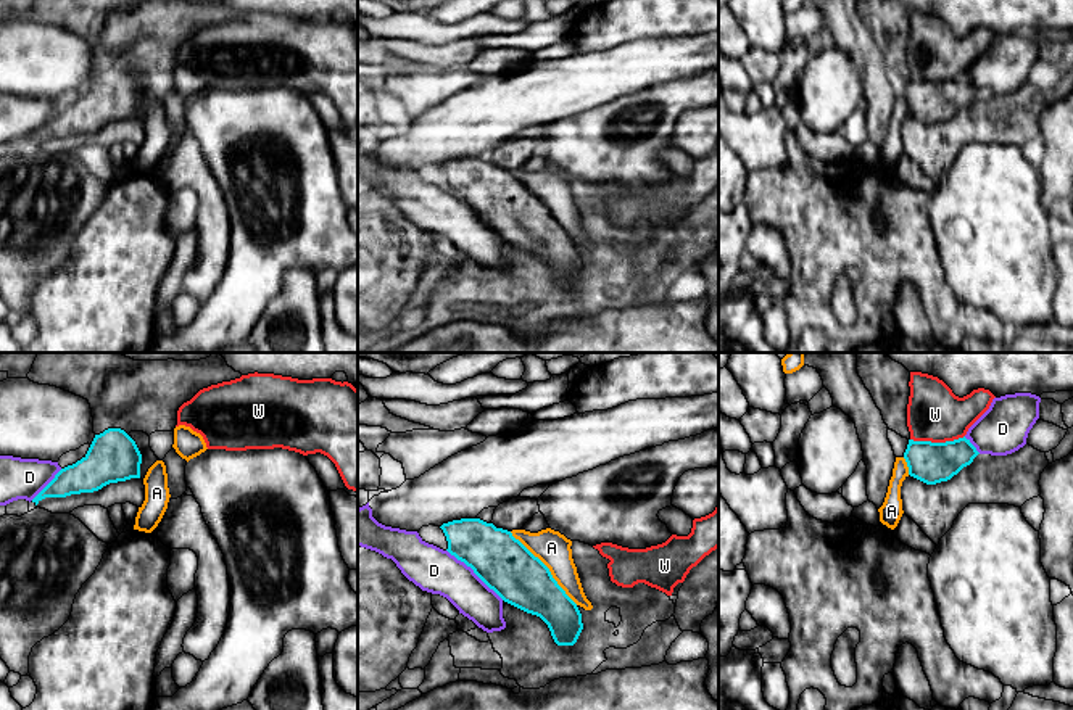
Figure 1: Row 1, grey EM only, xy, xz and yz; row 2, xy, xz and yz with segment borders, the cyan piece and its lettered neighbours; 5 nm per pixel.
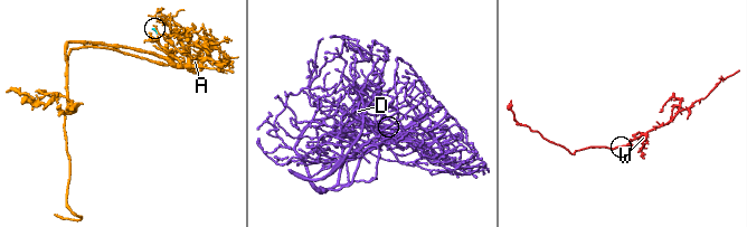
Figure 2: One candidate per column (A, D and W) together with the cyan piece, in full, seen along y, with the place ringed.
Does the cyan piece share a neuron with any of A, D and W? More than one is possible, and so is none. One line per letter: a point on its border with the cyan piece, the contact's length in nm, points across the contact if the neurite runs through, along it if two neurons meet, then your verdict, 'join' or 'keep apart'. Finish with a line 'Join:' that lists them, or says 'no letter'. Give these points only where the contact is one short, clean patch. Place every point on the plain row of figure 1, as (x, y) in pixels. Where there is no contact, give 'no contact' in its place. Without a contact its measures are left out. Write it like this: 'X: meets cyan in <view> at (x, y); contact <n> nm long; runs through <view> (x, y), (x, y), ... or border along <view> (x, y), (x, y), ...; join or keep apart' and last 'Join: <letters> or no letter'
A: meets cyan in xz at (546, 206); contact 500 nm long; keep apart
D: meets cyan in xz at (476, 213); contact 380 nm long; keep apart
W: meets cyan in yz at (936, 82); contact 280 nm long; keep apart
Join: no letter

